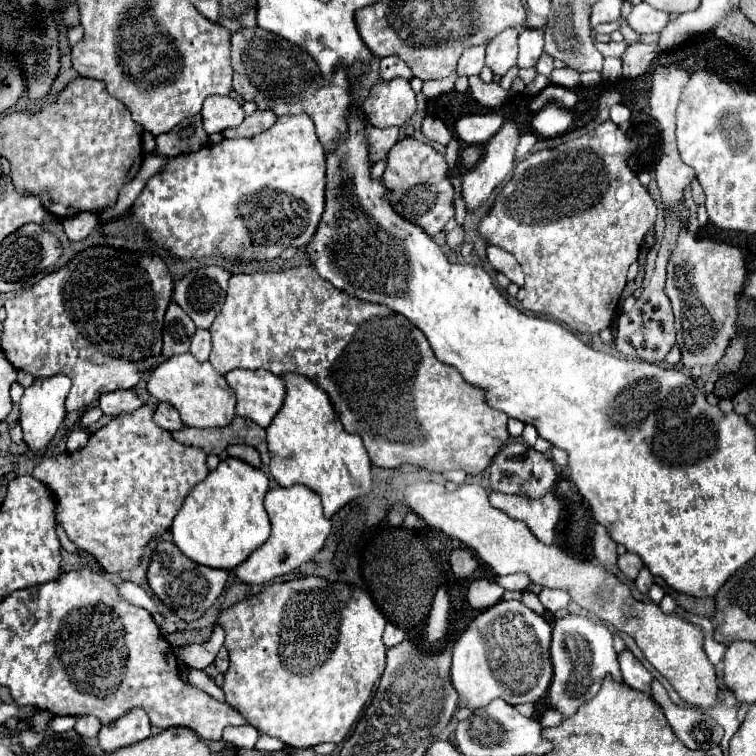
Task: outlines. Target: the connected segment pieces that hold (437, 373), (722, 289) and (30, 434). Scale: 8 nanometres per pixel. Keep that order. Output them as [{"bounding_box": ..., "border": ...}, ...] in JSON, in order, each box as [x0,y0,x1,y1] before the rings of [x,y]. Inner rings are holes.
[{"bounding_box":[210,266,508,476],"border":[[[296,266],[296,268],[282,270],[282,272],[254,272],[254,274],[234,274],[234,276],[230,276],[230,288],[228,288],[226,302],[224,302],[222,310],[218,312],[210,332],[212,332],[212,342],[214,342],[214,348],[212,348],[212,354],[210,354],[210,364],[220,374],[226,374],[234,368],[248,368],[248,370],[266,368],[266,370],[274,372],[276,376],[282,376],[286,372],[294,372],[294,374],[300,374],[300,376],[306,376],[306,378],[314,380],[314,384],[318,384],[330,396],[332,408],[340,416],[340,422],[344,424],[344,428],[352,434],[362,436],[364,446],[366,446],[368,456],[370,456],[374,466],[398,468],[402,464],[414,464],[414,466],[420,466],[428,472],[464,470],[466,474],[474,476],[474,474],[482,474],[490,466],[494,454],[502,448],[502,444],[508,442],[508,430],[506,430],[508,416],[504,412],[488,406],[486,400],[484,400],[484,394],[480,390],[468,386],[462,380],[462,376],[458,374],[456,368],[452,368],[448,364],[442,364],[434,356],[434,352],[432,352],[428,340],[424,338],[424,334],[408,318],[392,312],[388,306],[358,300],[358,298],[354,298],[352,294],[346,294],[346,292],[336,292],[336,288],[328,280],[320,278],[320,274],[316,272],[314,266]]]},{"bounding_box":[666,230,746,368],"border":[[[690,230],[678,232],[676,248],[668,260],[666,296],[676,316],[676,344],[680,346],[686,368],[712,366],[724,356],[730,340],[738,332],[736,302],[746,284],[746,276],[746,262],[740,248],[710,238],[696,238]]]},{"bounding_box":[20,374,70,450],"border":[[[64,374],[52,376],[52,378],[44,378],[44,380],[36,380],[34,386],[26,388],[22,400],[20,400],[20,426],[24,432],[24,442],[30,450],[40,450],[44,448],[58,432],[66,410],[64,410],[64,400],[66,394],[70,390],[70,378]]]}]

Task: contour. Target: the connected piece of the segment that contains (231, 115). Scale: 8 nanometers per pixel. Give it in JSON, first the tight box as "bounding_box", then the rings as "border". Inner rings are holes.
{"bounding_box":[202,96,246,134],"border":[[[210,96],[208,100],[204,100],[202,106],[202,122],[206,134],[224,132],[226,128],[240,126],[244,116],[246,114],[242,106],[230,96]]]}

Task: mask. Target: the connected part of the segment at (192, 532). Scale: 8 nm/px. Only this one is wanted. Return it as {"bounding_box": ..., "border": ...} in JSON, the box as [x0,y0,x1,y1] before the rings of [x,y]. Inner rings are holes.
{"bounding_box":[170,458,270,570],"border":[[[236,458],[222,460],[218,468],[186,496],[170,528],[174,544],[196,564],[234,570],[270,536],[270,520],[262,504],[266,492],[268,476],[262,470]]]}

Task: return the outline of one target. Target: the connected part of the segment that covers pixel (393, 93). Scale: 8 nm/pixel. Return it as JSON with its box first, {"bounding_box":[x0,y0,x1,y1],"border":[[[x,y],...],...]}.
{"bounding_box":[362,78,416,128],"border":[[[394,78],[388,82],[378,82],[362,106],[368,124],[376,128],[404,126],[416,112],[416,98],[410,82],[404,78]]]}

